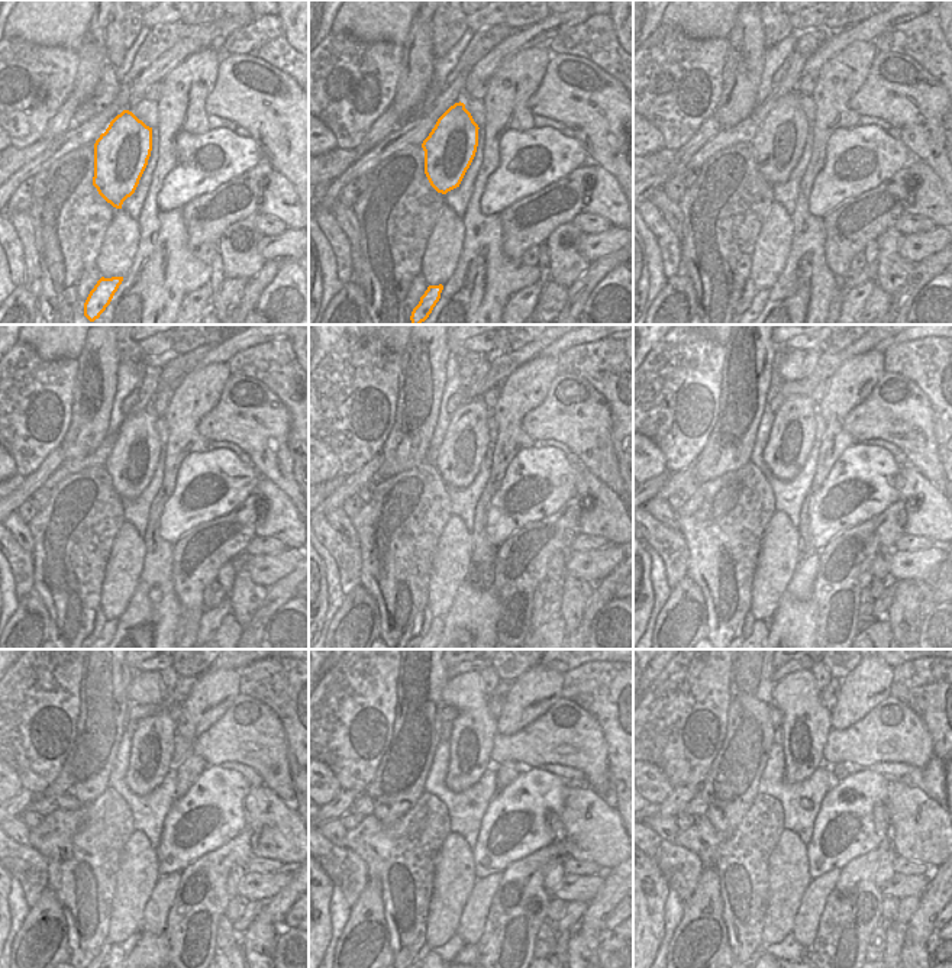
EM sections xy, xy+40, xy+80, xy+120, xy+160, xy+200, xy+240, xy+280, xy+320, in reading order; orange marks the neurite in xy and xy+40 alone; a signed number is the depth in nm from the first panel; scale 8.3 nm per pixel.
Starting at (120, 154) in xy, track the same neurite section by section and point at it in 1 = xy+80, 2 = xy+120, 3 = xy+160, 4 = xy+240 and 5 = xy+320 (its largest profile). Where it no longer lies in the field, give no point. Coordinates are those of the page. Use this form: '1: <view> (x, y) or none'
1: xy+80 (778, 144)
2: xy+120 (132, 461)
3: xy+160 (458, 458)
4: xy+240 (147, 751)
5: xy+320 (800, 728)

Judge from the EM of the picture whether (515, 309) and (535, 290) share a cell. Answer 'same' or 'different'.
same

